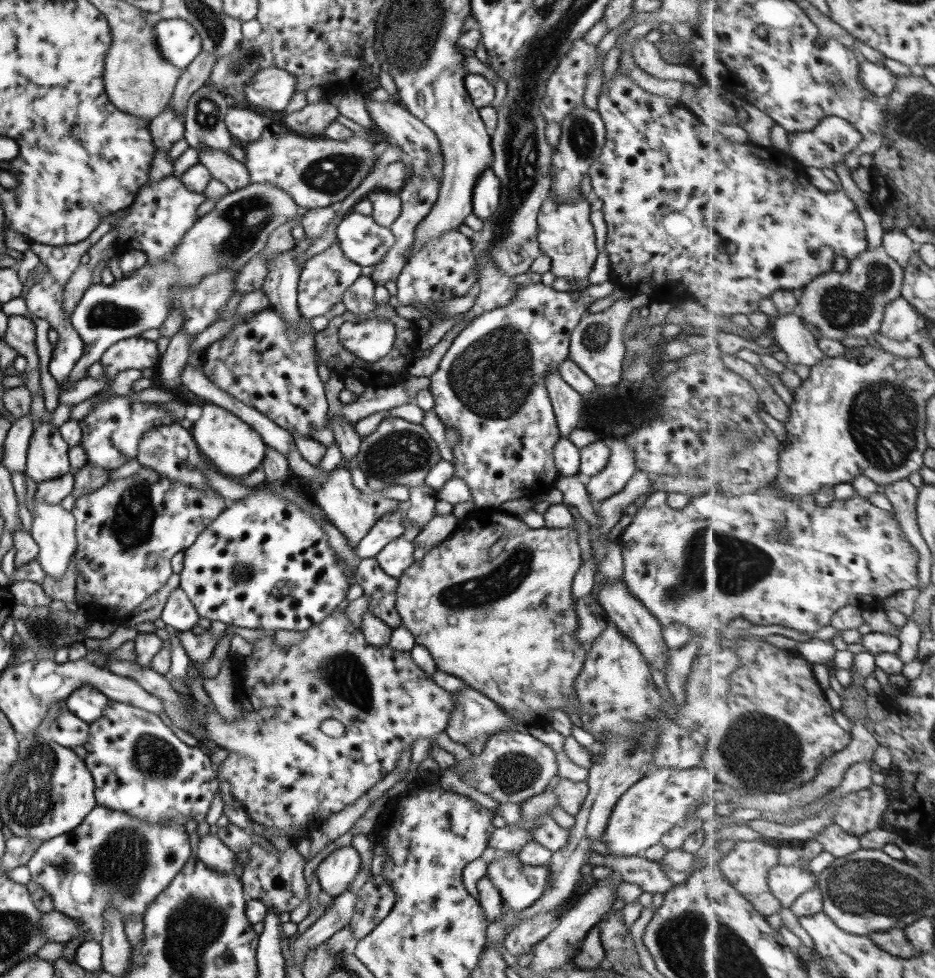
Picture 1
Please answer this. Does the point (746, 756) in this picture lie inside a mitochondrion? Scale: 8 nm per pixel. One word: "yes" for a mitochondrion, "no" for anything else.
yes

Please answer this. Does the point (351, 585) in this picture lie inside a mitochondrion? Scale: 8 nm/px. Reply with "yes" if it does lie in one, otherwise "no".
no

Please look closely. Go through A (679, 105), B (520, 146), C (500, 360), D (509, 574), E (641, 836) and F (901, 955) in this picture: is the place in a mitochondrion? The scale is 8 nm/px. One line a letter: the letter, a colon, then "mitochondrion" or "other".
A: other
B: mitochondrion
C: mitochondrion
D: mitochondrion
E: other
F: other

